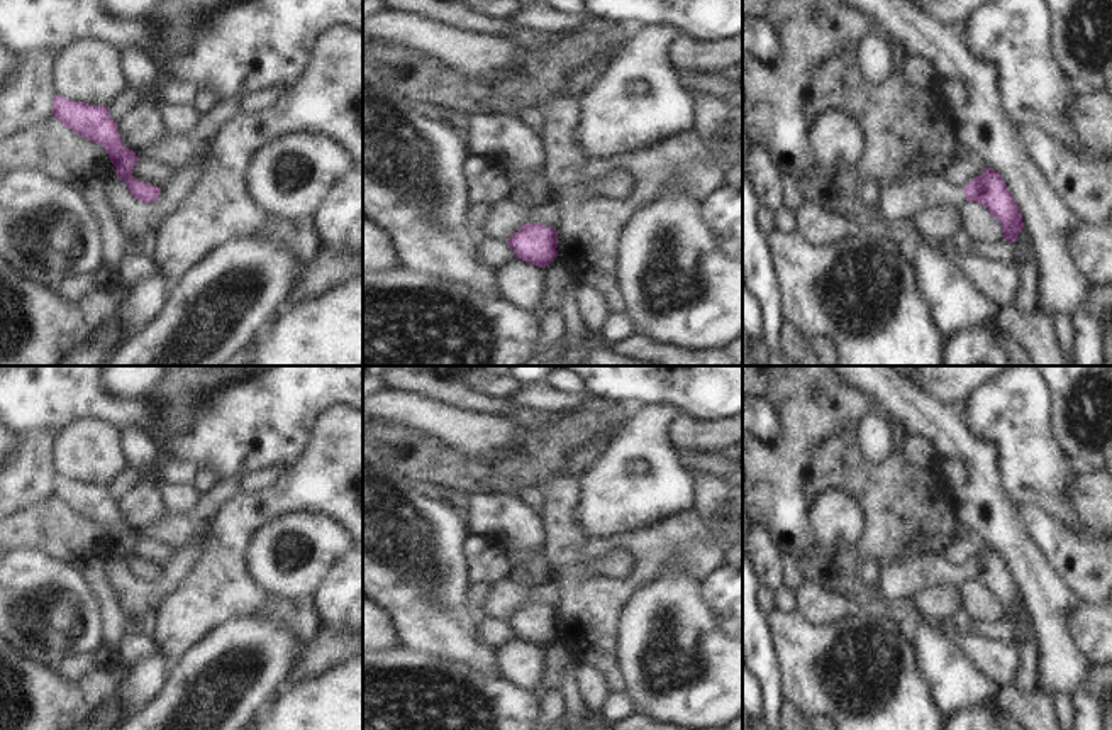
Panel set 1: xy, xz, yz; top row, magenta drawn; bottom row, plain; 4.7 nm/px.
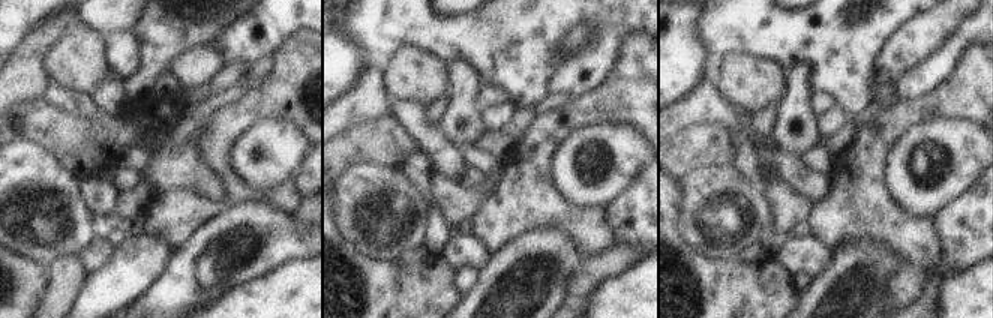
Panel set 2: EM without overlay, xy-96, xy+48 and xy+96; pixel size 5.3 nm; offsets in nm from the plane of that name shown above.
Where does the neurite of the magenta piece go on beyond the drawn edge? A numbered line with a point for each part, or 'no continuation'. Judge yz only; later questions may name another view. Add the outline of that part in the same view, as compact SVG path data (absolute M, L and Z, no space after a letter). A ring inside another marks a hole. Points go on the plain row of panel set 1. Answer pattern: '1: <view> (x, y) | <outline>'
1: yz (907, 578) | M920 556L904 562L883 562L878 593L883 601L915 596L929 583L959 588L966 581L963 566L951 566L939 556Z

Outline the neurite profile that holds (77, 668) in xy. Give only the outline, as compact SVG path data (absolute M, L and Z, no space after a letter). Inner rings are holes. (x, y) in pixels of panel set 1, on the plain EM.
M75 654L56 666L56 672L68 681L80 683L95 671L93 654Z

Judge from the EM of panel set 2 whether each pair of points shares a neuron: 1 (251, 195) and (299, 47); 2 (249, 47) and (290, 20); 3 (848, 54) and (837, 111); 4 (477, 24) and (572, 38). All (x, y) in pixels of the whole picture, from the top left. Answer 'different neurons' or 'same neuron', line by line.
1: same neuron
2: same neuron
3: different neurons
4: different neurons

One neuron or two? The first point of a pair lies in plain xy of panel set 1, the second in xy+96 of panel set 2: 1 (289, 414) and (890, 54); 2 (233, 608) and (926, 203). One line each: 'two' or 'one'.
1: two
2: two

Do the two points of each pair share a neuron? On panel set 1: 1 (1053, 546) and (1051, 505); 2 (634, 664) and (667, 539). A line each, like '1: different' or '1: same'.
1: different
2: different

